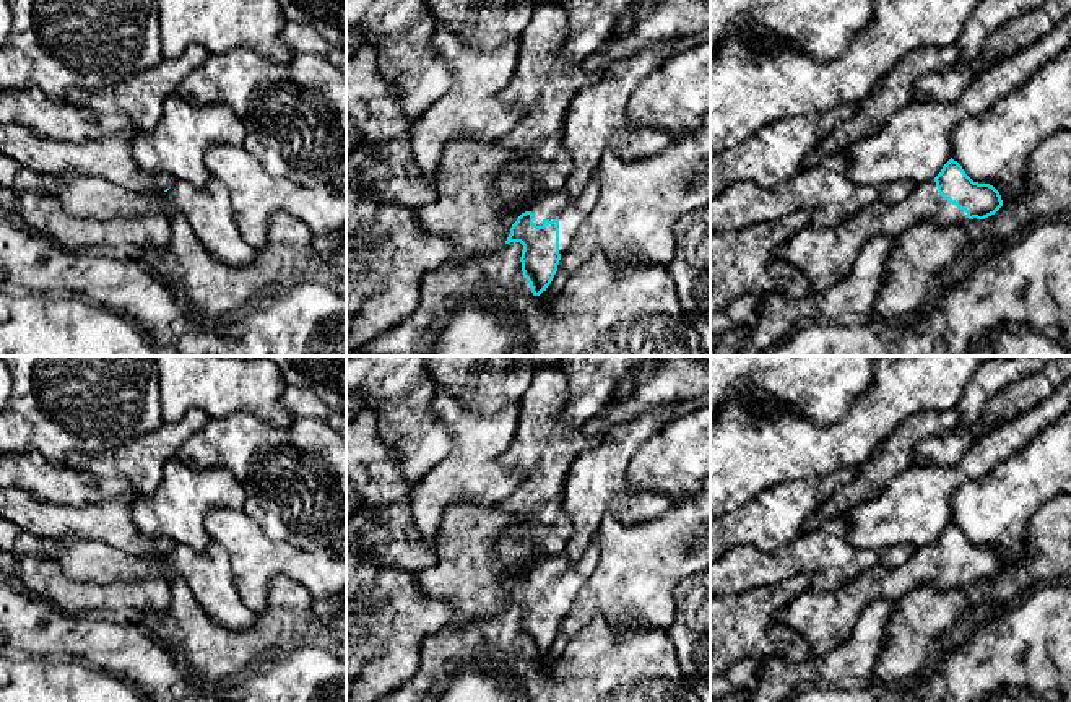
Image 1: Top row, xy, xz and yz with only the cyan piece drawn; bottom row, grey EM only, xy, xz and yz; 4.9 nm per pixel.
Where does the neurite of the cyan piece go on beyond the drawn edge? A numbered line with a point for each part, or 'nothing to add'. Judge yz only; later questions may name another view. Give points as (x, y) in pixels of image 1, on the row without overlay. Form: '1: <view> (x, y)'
1: yz (824, 619)

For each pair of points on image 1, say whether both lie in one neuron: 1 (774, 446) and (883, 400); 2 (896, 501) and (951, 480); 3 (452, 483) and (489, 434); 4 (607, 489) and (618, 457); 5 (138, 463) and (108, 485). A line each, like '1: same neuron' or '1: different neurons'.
1: same neuron
2: same neuron
3: same neuron
4: same neuron
5: different neurons

